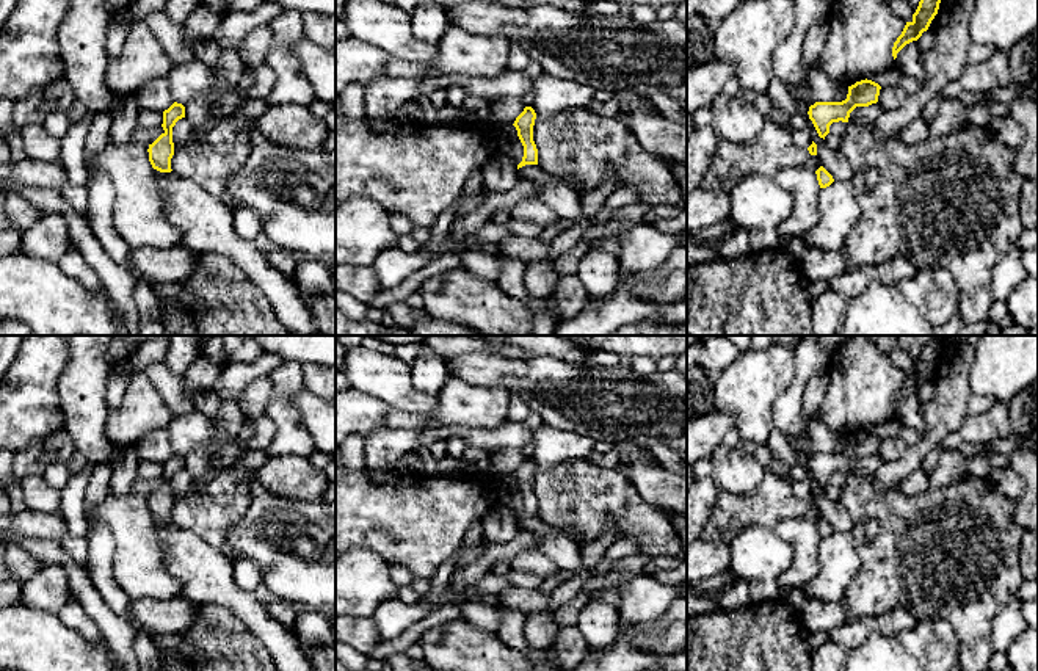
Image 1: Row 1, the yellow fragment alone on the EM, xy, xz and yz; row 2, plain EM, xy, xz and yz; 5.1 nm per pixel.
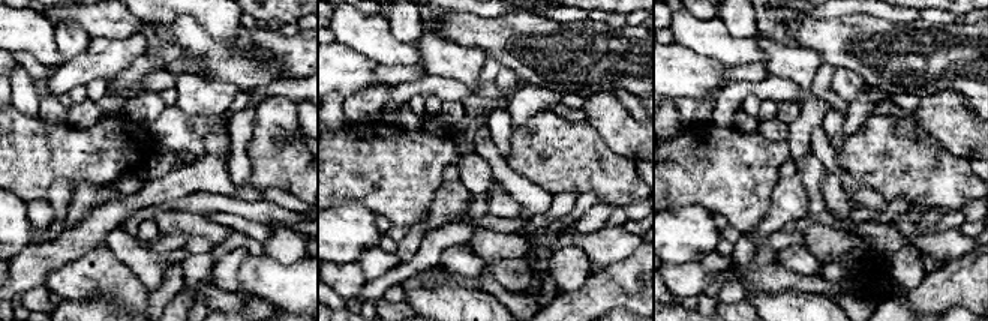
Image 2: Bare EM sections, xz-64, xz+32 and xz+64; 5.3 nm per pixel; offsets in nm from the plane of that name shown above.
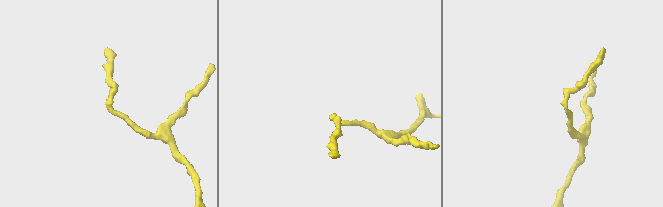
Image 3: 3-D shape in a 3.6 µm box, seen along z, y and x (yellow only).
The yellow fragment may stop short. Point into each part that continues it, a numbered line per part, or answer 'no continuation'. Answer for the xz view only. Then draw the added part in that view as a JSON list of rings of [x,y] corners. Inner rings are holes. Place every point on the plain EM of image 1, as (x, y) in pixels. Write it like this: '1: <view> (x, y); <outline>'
no continuation

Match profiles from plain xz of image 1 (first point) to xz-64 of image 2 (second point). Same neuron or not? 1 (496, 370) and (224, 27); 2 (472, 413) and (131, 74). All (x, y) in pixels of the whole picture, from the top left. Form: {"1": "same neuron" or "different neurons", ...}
{"1": "different neurons", "2": "different neurons"}

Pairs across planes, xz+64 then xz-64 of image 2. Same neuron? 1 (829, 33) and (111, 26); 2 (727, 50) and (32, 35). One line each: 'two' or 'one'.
1: one
2: one

